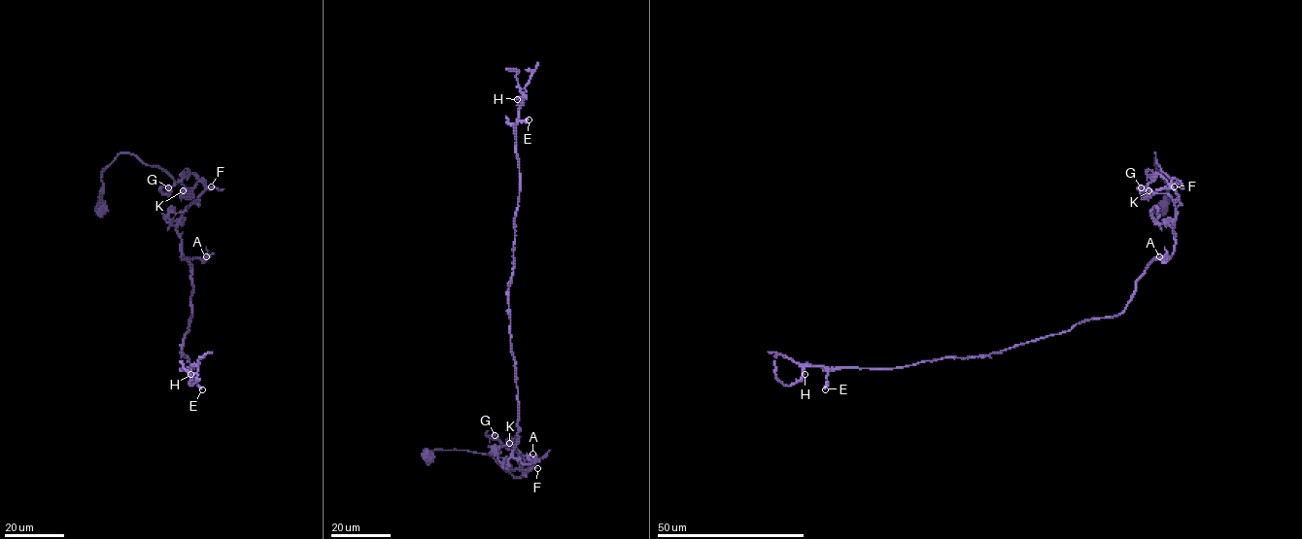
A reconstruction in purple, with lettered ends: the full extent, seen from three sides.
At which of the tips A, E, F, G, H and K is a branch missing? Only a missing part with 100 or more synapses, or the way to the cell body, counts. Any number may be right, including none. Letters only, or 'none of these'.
none of these

